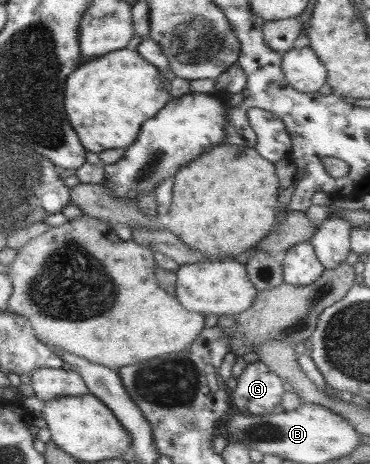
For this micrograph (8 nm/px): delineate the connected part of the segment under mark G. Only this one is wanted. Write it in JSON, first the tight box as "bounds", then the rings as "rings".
{"bounds":[230,361,285,415],"rings":[[[262,361],[249,363],[242,374],[237,378],[236,389],[230,391],[232,404],[242,413],[251,415],[265,415],[274,410],[275,406],[281,404],[282,395],[285,393],[284,381],[277,374],[274,374]]]}

